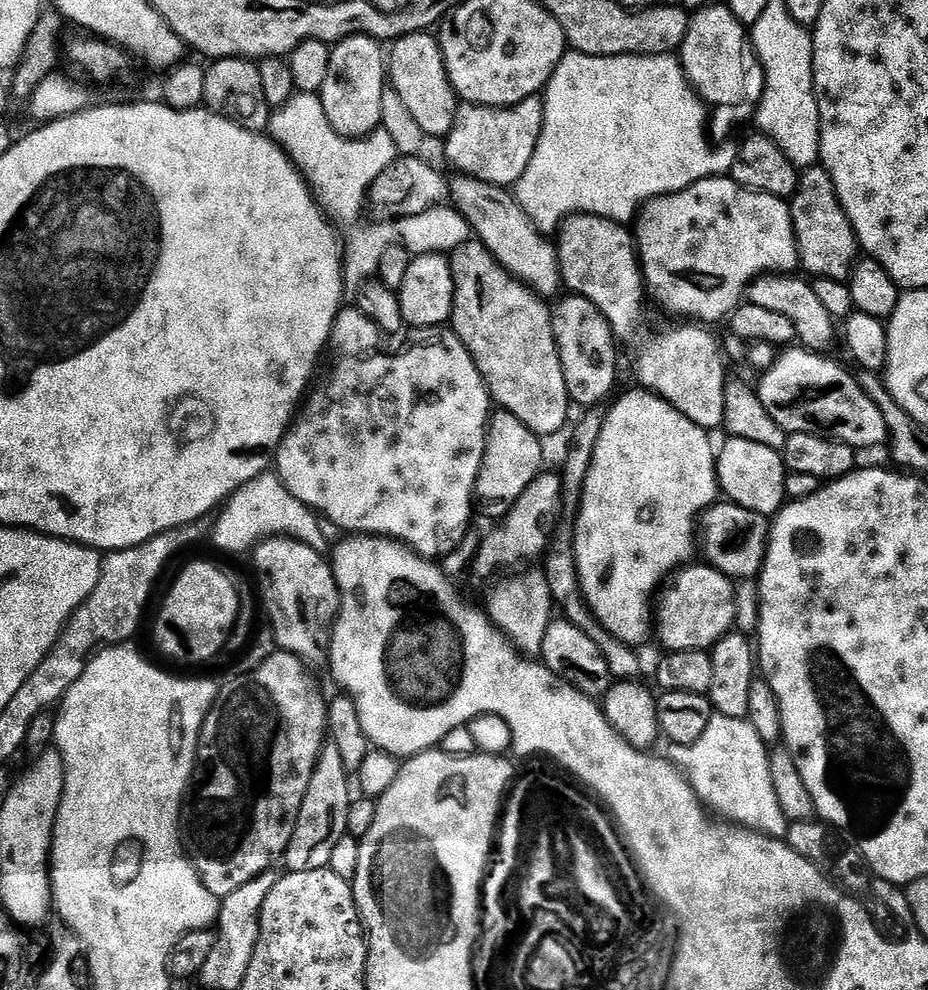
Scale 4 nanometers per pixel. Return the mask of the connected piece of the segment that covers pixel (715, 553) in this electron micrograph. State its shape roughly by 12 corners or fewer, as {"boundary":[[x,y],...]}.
{"boundary":[[731,502],[698,517],[703,559],[733,582],[759,577],[769,517]]}

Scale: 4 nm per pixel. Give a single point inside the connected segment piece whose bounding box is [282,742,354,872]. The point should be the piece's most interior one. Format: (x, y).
(322, 819)

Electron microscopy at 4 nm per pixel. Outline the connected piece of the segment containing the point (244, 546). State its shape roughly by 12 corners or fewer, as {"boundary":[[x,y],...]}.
{"boundary":[[272,470],[228,497],[212,528],[224,552],[289,536],[322,557],[321,517]]}

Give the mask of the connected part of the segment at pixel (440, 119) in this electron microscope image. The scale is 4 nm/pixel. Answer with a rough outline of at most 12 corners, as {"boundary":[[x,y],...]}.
{"boundary":[[406,34],[386,56],[391,91],[425,137],[447,137],[458,97],[439,39]]}

